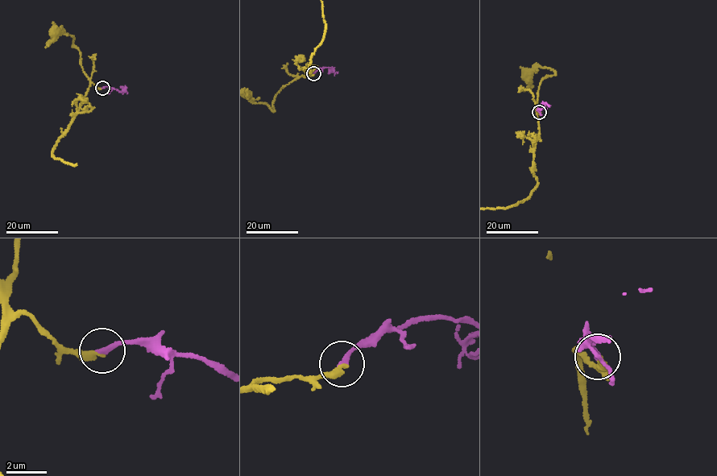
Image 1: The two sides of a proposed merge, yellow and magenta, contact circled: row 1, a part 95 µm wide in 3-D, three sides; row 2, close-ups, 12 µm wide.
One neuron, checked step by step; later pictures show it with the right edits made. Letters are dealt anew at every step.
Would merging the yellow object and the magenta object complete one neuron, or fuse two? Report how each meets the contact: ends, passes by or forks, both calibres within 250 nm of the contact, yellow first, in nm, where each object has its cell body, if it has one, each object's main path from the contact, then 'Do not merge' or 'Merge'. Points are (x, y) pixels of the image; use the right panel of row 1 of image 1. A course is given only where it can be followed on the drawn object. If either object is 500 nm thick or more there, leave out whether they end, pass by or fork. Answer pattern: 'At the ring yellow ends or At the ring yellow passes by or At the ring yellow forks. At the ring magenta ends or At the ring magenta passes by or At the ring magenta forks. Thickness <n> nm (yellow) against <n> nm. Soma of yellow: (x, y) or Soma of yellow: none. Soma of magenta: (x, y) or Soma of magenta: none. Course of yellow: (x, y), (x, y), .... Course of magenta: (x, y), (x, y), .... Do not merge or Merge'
At the ring yellow ends. At the ring magenta ends. Thickness 280 nm (yellow) against 280 nm. Soma of yellow: (527, 74). Soma of magenta: none. Course of yellow: (539, 111), (536, 111), (540, 81), (555, 72), (538, 66), (533, 68), (528, 74). Course of magenta: (539, 111), (538, 109), (542, 109), (546, 103), (550, 105). Merge

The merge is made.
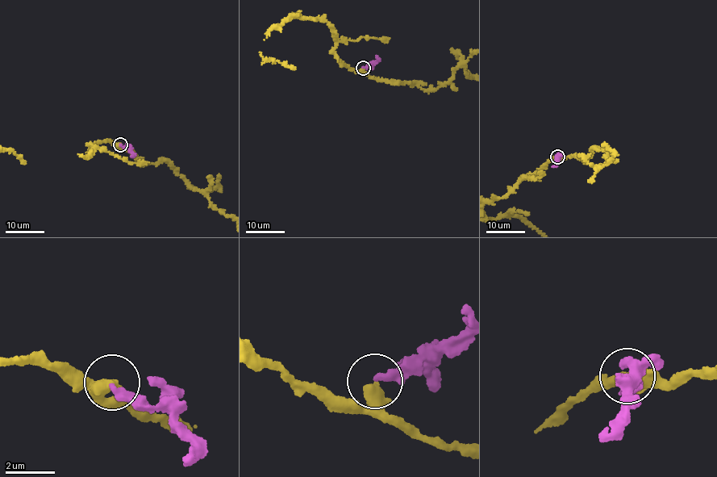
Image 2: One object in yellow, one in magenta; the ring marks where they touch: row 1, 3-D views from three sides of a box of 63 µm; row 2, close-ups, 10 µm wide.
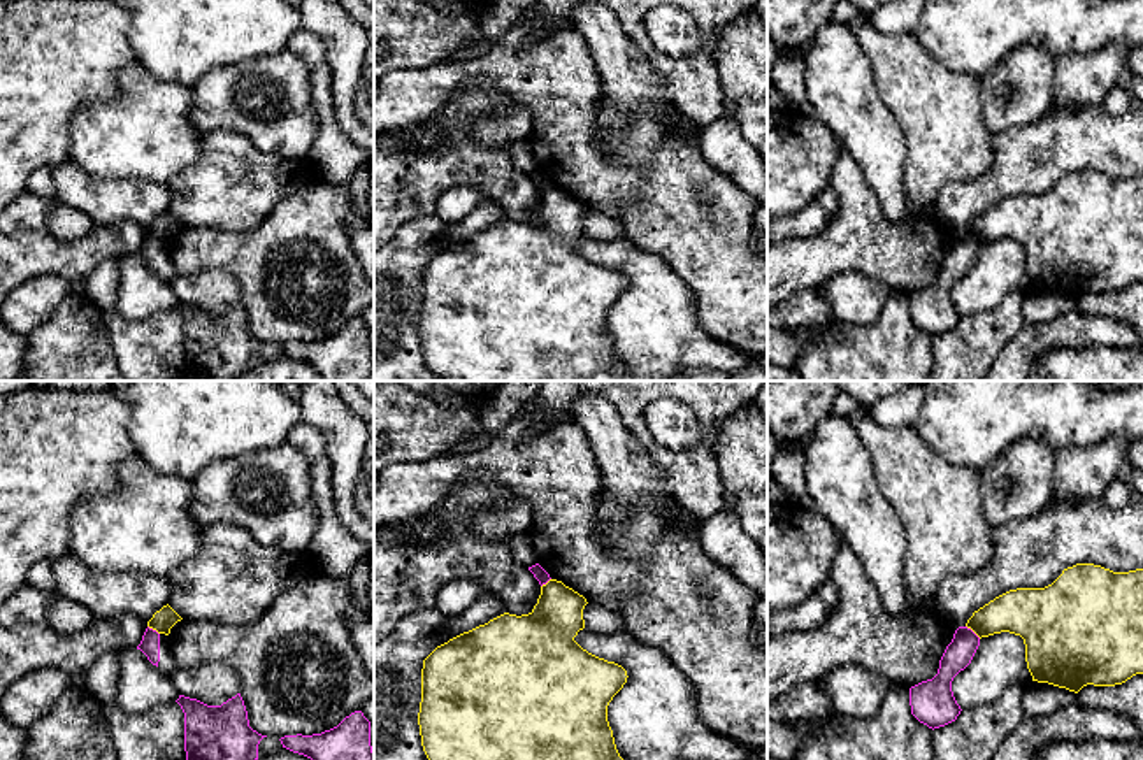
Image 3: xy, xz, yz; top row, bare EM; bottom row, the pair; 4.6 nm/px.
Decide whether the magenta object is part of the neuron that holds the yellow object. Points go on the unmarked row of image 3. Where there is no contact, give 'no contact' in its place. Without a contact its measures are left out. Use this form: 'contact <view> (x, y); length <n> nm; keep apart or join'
contact yz (973, 237); length 90 nm; keep apart

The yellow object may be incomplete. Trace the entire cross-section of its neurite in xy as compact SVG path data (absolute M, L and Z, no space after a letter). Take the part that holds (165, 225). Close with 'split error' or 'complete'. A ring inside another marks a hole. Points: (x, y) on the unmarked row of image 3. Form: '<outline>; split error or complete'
M167 211L153 221L153 225L147 228L147 233L158 240L169 242L170 235L181 226L183 225Z; complete

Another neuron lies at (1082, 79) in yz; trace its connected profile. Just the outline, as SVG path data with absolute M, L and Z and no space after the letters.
M1108 42L1092 53L1059 56L1052 109L1103 105L1127 67L1129 51L1131 46L1125 42Z

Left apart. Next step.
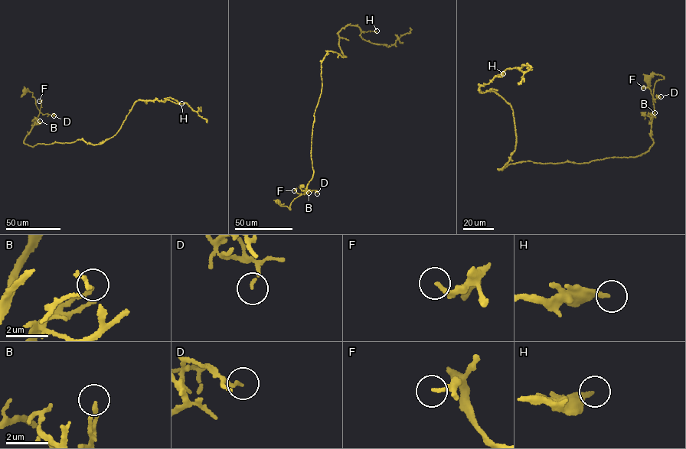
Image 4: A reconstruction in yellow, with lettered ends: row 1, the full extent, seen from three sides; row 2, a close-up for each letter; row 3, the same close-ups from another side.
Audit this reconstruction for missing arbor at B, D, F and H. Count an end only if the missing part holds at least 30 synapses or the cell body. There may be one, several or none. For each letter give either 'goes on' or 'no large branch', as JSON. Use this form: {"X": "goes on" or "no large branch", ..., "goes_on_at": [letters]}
{"B": "no large branch", "D": "no large branch", "F": "no large branch", "H": "no large branch", "goes_on_at": []}

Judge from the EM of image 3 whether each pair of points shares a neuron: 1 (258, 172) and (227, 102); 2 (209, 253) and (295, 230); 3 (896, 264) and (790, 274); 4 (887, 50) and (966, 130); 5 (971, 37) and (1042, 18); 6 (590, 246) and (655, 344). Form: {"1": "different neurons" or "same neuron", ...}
{"1": "different neurons", "2": "same neuron", "3": "same neuron", "4": "same neuron", "5": "same neuron", "6": "same neuron"}

